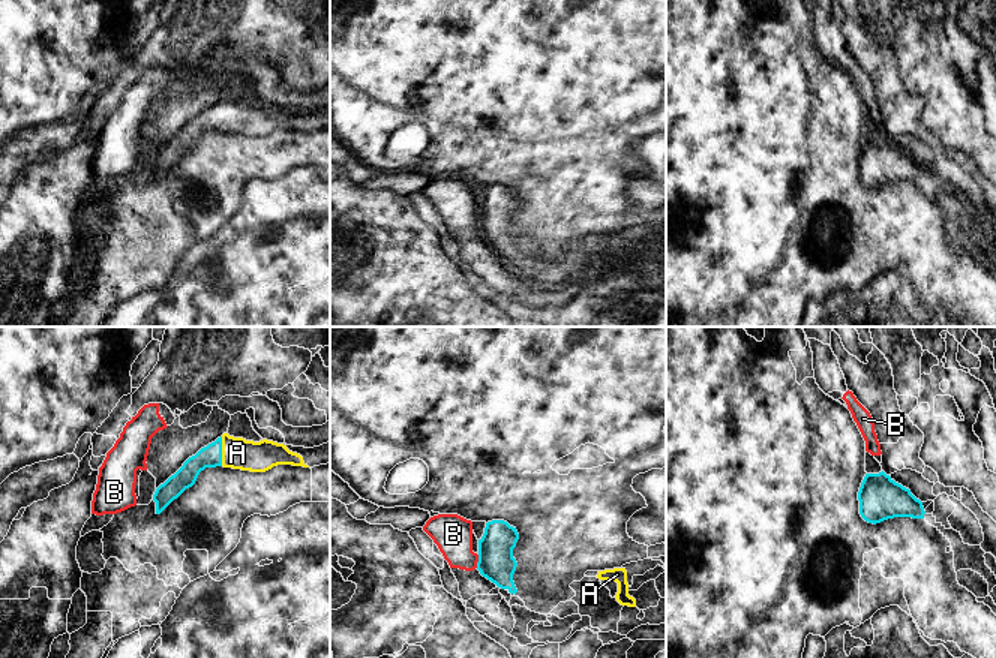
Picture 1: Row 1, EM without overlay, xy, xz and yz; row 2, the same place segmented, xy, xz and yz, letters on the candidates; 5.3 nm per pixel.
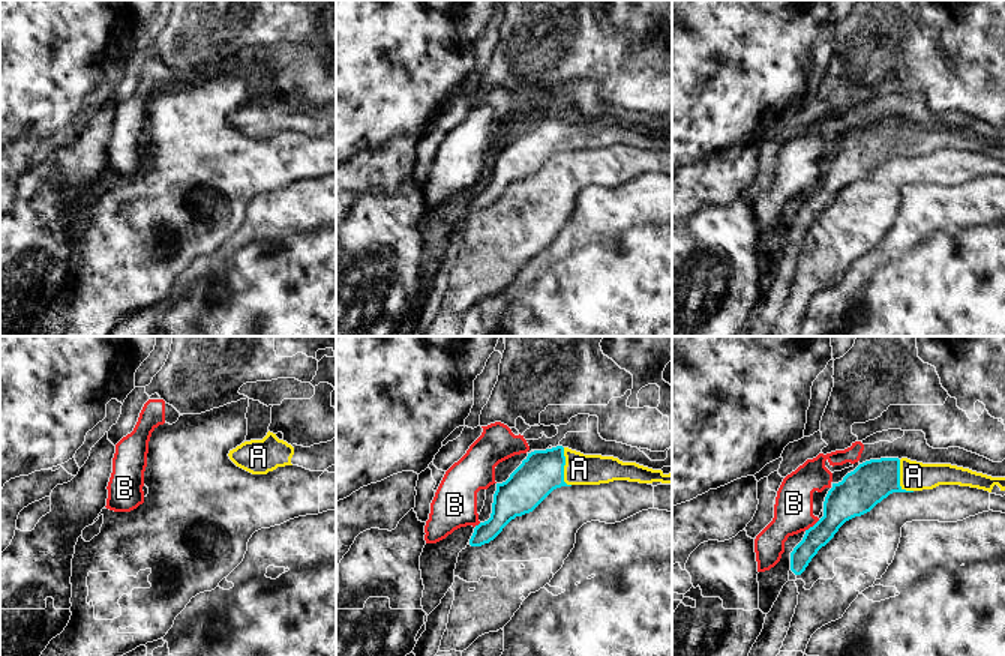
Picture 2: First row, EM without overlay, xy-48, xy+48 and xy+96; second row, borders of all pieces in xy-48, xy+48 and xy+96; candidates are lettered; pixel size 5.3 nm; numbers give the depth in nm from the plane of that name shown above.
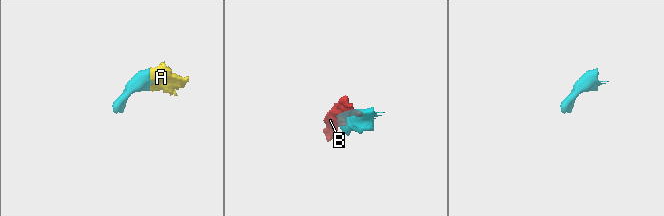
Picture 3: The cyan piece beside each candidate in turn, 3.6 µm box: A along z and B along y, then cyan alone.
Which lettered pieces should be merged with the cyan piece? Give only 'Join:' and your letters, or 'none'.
Join: A

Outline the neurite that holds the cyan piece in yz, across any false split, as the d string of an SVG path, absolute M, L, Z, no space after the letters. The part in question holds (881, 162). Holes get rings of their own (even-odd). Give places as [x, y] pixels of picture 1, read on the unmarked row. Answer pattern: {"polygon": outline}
{"polygon": "M884 135L866 138L858 165L861 181L873 189L894 181L924 183L926 178L922 166Z"}

